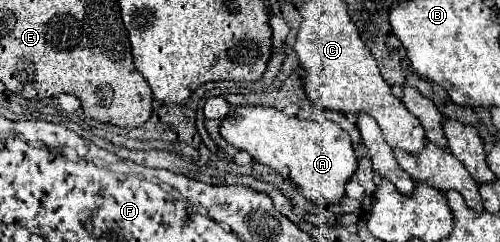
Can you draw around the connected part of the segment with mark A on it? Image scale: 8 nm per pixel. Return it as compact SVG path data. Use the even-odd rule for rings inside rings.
M240 106L232 108L228 118L222 120L220 134L234 148L248 152L256 162L294 182L298 192L316 204L338 204L344 198L346 182L358 170L358 158L348 132L326 118L300 120L296 116L286 116L276 108Z

